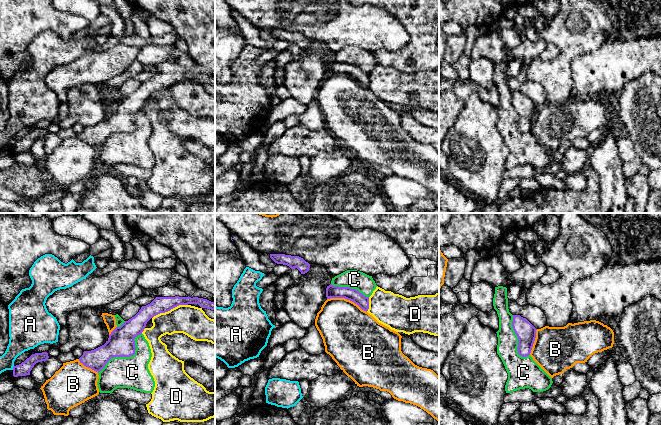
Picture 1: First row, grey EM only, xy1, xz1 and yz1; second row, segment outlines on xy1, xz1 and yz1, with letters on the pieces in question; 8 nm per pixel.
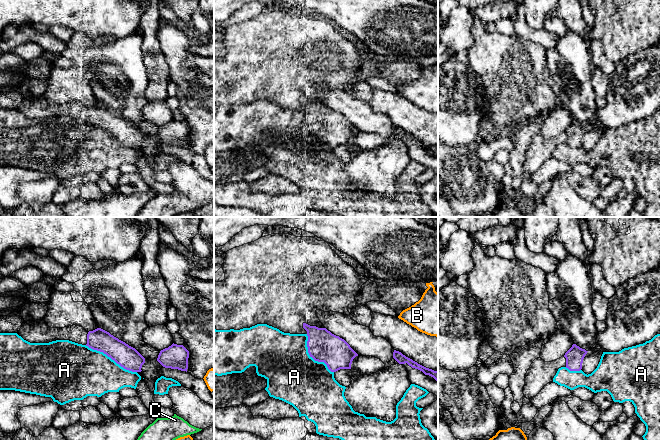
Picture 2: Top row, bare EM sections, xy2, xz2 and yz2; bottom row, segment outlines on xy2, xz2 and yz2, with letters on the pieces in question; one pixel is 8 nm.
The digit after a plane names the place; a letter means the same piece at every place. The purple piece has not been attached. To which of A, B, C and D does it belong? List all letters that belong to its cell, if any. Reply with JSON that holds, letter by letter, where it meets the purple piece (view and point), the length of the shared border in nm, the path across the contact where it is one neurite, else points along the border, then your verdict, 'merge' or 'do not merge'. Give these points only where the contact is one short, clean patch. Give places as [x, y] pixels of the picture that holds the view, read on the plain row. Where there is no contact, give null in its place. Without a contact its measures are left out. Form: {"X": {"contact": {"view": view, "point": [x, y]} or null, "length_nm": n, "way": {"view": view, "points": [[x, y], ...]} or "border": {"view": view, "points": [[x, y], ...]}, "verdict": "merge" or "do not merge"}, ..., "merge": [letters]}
{"A": {"contact": {"view": "xy2", "point": [111, 134]}, "length_nm": 460, "verdict": "do not merge"}, "B": {"contact": {"view": "xz1", "point": [347, 75]}, "length_nm": 340, "verdict": "do not merge"}, "C": {"contact": {"view": "xy1", "point": [125, 132]}, "length_nm": 480, "verdict": "do not merge"}, "D": {"contact": {"view": "xy1", "point": [169, 86]}, "length_nm": 300, "verdict": "do not merge"}, "merge": []}

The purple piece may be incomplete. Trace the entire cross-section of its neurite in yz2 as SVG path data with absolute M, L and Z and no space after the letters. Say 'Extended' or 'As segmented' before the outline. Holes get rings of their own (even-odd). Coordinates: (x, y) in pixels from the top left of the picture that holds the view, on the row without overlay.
As segmented. M573 120L564 131L566 134L566 144L568 144L570 147L580 147L582 145L583 135L587 128L588 127L585 125Z

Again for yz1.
As segmented. M513 91L512 103L518 113L518 130L529 132L536 114L536 104L520 91Z

